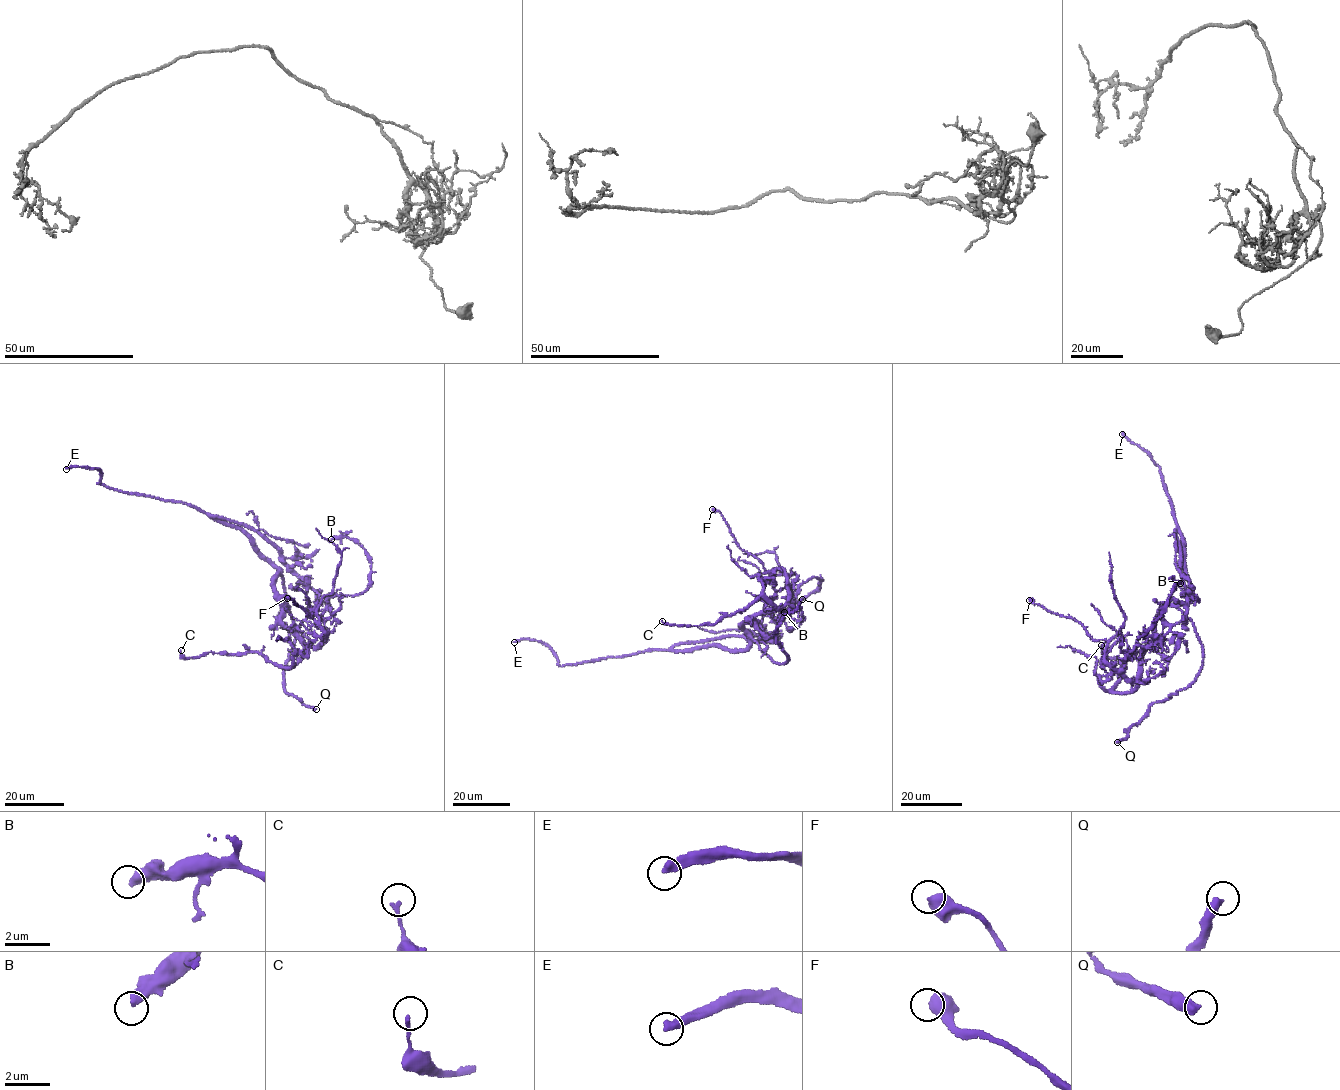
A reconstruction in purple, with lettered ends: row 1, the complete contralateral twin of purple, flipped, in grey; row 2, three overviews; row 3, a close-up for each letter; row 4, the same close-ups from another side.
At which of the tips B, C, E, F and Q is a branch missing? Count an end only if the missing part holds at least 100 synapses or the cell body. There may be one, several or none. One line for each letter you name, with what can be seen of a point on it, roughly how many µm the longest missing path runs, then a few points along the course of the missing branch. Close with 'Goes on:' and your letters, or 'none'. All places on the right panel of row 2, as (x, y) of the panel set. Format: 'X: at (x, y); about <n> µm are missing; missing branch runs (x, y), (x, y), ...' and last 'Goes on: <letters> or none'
E: at (1122, 434); about 160 µm are missing; missing branch runs (1122, 434), (1091, 435), (1090, 472), (1046, 513), (1055, 541), (1045, 560), (1021, 577), (1000, 573), (978, 597)
Q: at (1117, 742); about 25 µm are missing; missing branch runs (1117, 742), (1110, 745), (1110, 749), (1129, 756), (1136, 762), (1136, 767)
Goes on: E, Q

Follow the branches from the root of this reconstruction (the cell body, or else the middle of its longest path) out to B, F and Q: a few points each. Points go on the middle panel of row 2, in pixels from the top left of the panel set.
B: (710, 646), (673, 650), (730, 636), (764, 640), (776, 631), (800, 586), (816, 577), (820, 587), (784, 612)
F: (710, 646), (742, 650), (749, 642), (743, 625), (788, 598), (784, 572), (767, 571), (743, 551), (712, 509)
Q: (710, 646), (742, 650), (750, 637), (775, 662), (785, 664), (789, 658), (775, 634), (781, 619), (802, 599)

